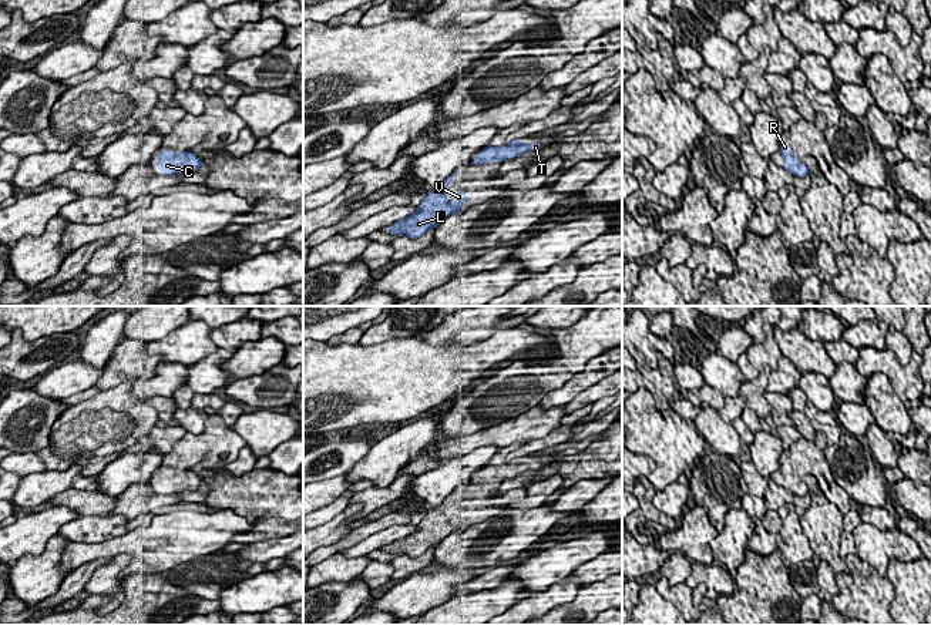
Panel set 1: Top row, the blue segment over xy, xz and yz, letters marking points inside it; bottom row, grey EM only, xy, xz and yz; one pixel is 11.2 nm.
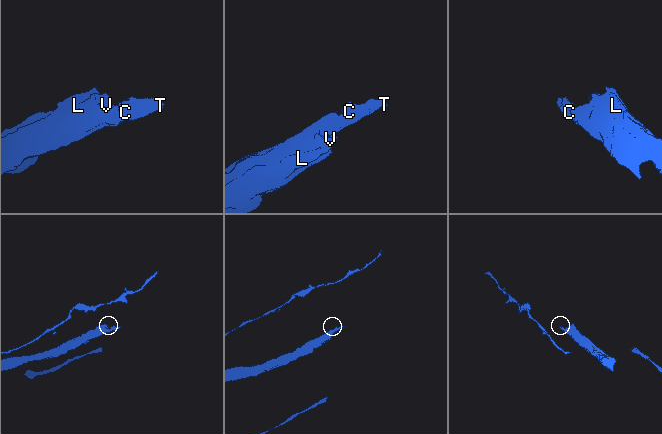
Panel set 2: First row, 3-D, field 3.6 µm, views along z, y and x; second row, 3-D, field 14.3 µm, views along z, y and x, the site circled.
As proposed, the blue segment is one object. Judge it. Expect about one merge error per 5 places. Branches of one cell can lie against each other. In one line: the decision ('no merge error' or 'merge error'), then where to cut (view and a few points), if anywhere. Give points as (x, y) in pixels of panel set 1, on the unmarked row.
no merge error | no cut

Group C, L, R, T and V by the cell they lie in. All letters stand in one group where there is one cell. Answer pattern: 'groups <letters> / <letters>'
groups C L R T V

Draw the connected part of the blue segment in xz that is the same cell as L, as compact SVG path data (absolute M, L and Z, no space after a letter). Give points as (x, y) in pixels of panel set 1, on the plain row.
M456 490L448 494L438 507L427 510L427 514L423 517L420 524L416 525L416 531L391 542L389 545L389 552L419 557L428 548L440 544L451 532L461 530L463 522L468 515L466 510L458 510L454 515L454 522L446 520L450 498L454 495Z

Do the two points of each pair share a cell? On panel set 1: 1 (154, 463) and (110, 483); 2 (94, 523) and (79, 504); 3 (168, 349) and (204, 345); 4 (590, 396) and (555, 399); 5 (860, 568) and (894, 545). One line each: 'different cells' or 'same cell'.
1: same cell
2: different cells
3: same cell
4: different cells
5: different cells

